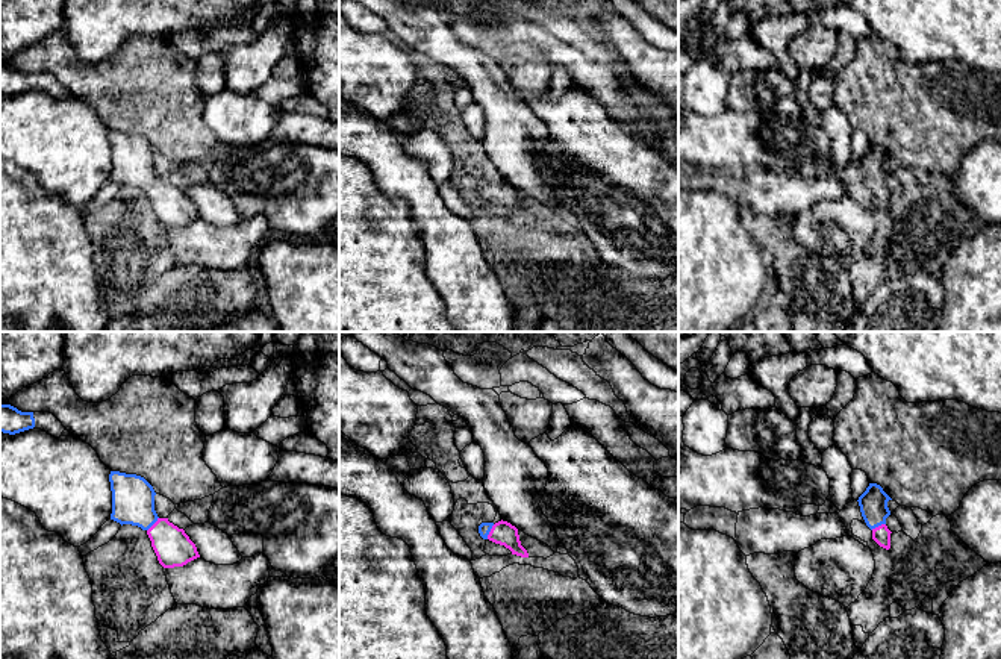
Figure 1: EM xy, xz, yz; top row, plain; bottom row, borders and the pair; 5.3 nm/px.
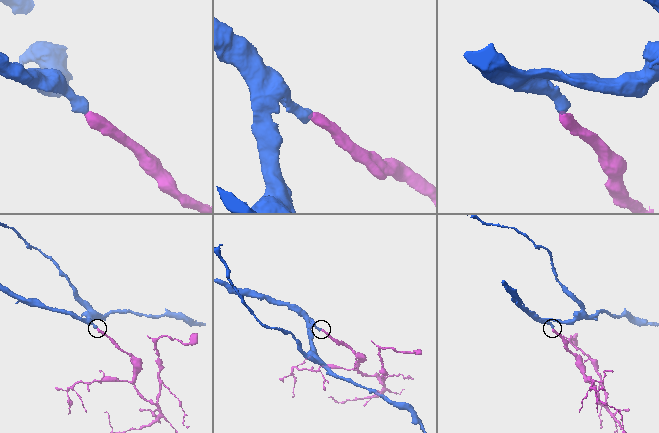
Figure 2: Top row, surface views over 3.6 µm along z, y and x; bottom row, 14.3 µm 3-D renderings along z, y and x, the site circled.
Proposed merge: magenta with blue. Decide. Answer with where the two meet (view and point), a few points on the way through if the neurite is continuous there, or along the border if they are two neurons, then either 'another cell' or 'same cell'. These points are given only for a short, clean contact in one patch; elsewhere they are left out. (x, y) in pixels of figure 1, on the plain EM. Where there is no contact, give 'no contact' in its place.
xz (489, 193) | across xz (505, 194), (489, 193), (485, 188) | same cell

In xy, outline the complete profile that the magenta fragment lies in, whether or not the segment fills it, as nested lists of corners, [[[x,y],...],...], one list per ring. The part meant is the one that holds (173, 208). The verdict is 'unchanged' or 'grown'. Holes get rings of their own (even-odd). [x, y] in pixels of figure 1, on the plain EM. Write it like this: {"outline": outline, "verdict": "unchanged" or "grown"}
{"outline": [[[111,132],[112,151],[111,180],[138,186],[147,192],[151,208],[164,229],[183,227],[200,218],[195,205],[183,189],[168,179],[159,179],[154,171],[154,150],[141,136]]], "verdict": "grown"}

